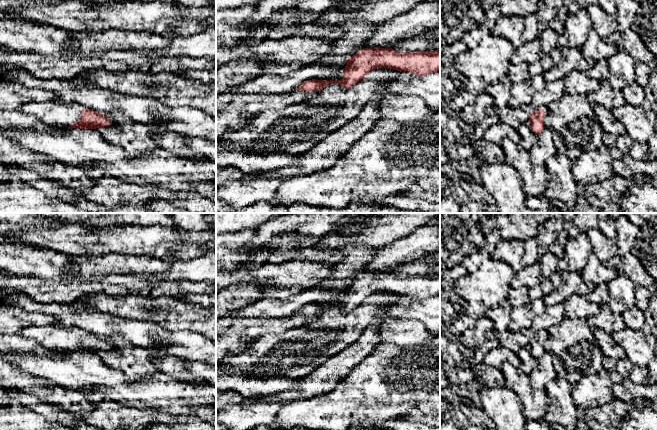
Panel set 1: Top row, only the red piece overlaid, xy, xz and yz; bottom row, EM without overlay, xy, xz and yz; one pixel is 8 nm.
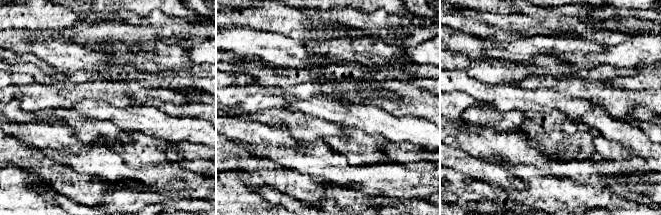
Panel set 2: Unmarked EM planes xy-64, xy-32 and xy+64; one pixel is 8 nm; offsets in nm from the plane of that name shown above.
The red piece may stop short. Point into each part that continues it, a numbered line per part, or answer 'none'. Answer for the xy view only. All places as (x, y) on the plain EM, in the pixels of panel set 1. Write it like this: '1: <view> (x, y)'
1: xy (51, 336)

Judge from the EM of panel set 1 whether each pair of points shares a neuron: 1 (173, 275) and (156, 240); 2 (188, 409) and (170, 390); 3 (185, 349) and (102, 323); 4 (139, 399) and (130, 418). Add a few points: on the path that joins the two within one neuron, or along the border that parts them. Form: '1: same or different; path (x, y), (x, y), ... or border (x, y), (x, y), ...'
1: different; border (194, 257), (188, 260), (175, 260), (171, 263)
2: same; path (183, 407), (171, 395)
3: same; path (167, 340), (124, 327)
4: different; border (122, 402), (159, 411)

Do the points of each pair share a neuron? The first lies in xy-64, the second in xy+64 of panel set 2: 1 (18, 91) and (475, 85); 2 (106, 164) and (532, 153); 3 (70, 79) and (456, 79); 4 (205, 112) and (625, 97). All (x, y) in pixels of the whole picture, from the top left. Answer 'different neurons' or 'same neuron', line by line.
1: different neurons
2: same neuron
3: different neurons
4: same neuron

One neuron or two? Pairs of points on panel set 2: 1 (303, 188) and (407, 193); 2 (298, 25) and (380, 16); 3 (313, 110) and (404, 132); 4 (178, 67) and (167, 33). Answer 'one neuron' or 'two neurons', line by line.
1: two neurons
2: one neuron
3: one neuron
4: two neurons

